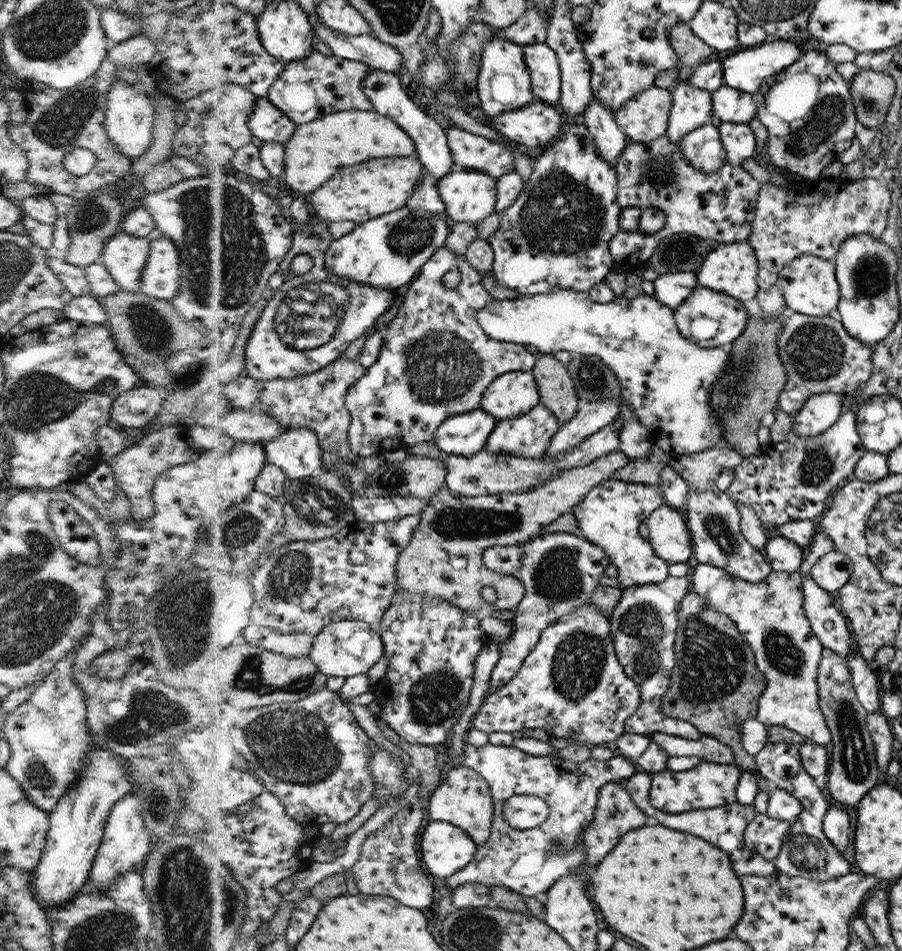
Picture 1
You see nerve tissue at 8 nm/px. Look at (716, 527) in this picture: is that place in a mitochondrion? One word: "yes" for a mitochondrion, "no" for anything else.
yes

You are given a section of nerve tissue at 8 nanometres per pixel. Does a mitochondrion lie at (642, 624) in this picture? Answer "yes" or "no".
yes

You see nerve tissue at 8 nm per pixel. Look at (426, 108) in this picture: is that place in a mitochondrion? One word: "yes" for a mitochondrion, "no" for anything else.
no

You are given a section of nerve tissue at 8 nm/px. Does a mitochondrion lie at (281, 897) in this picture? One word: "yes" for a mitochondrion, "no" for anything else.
no

